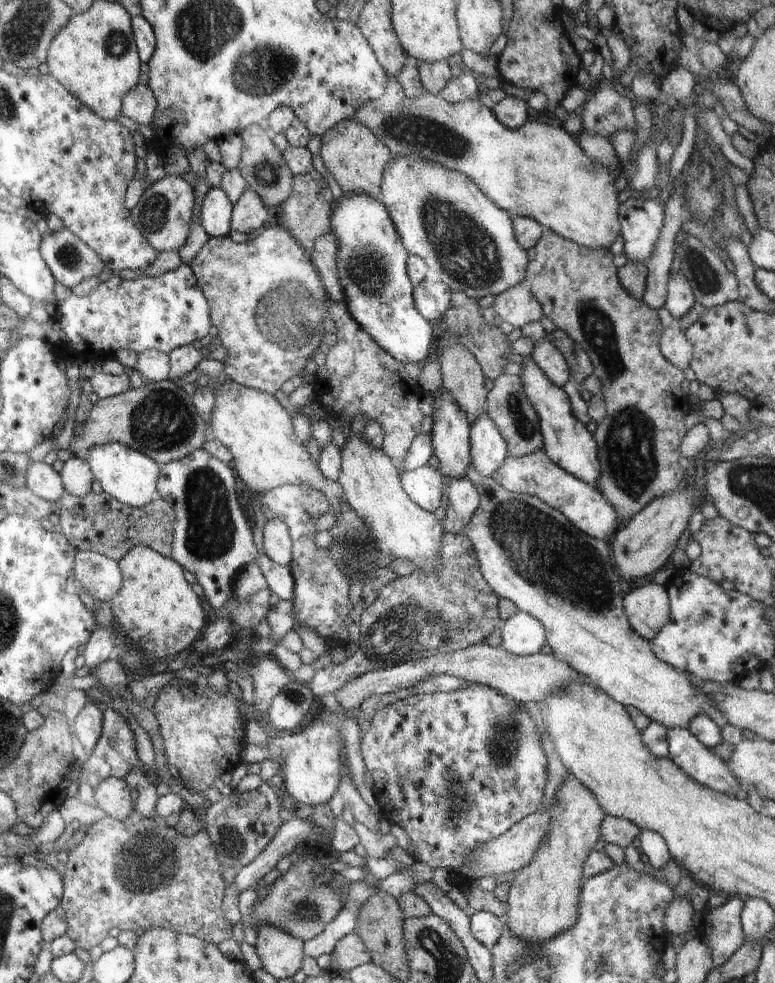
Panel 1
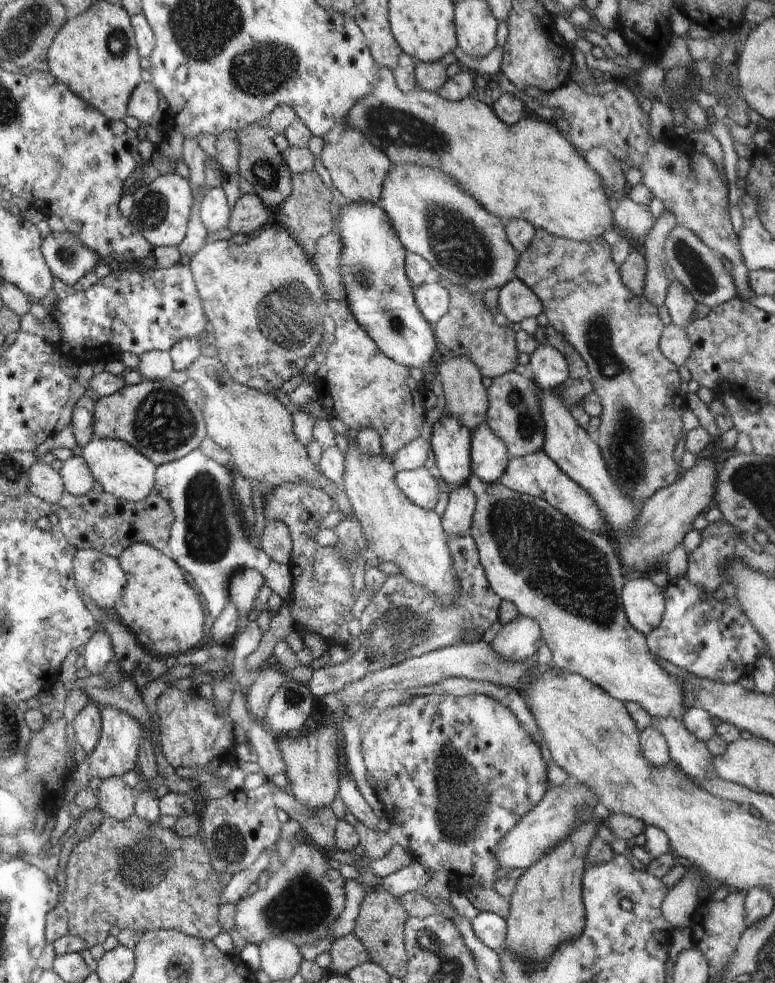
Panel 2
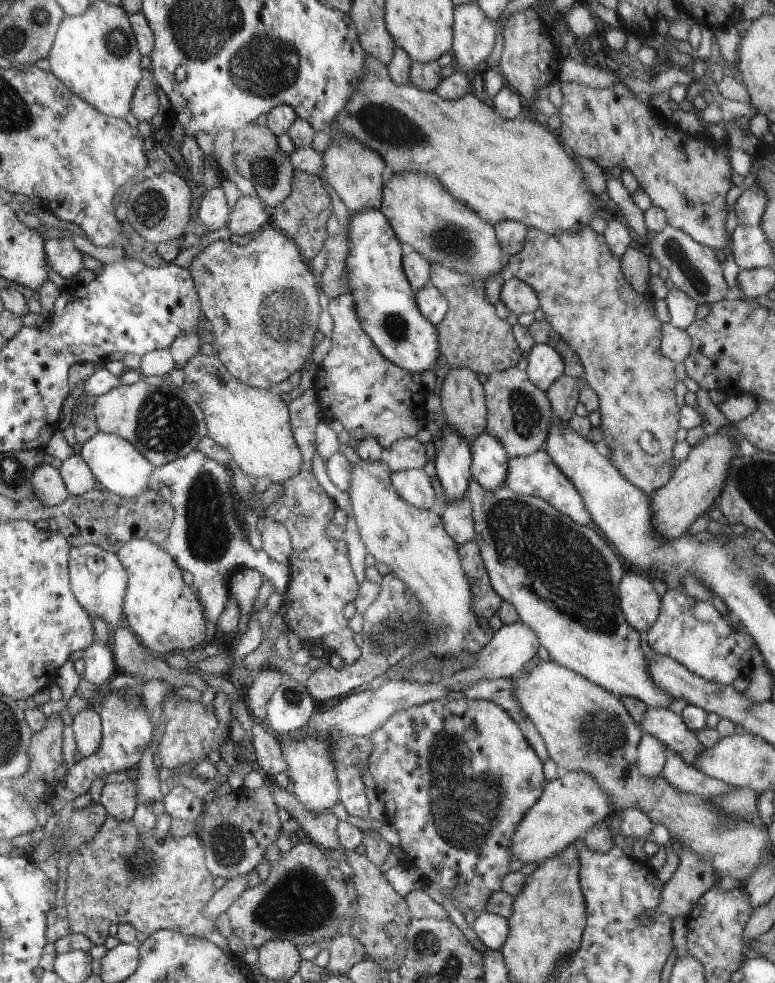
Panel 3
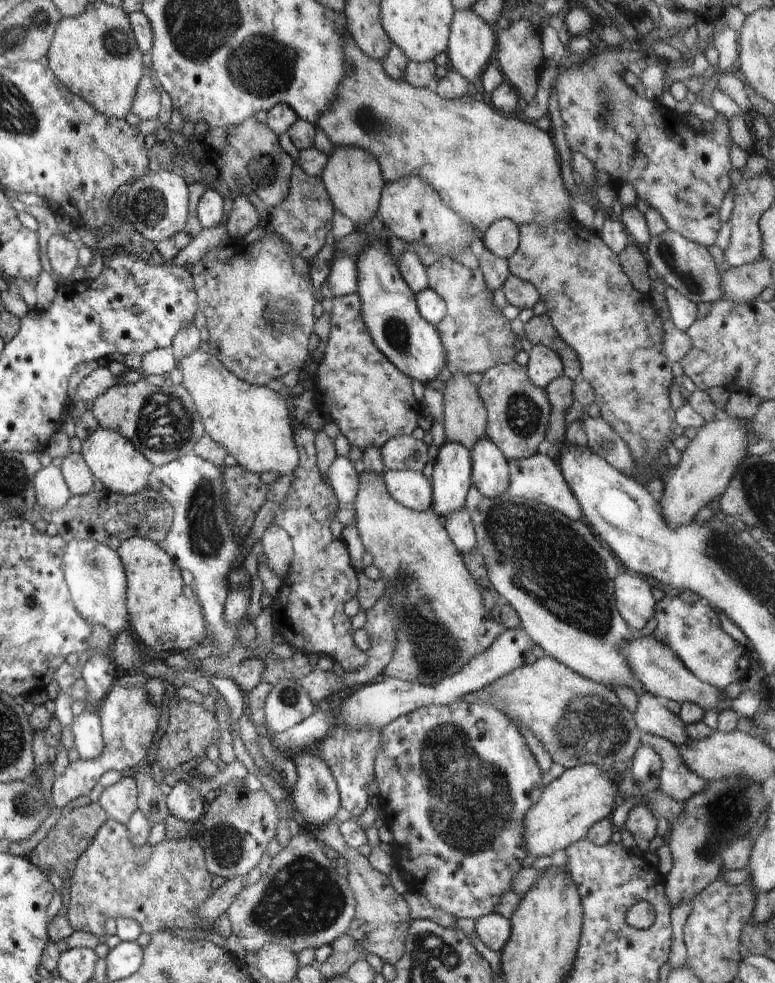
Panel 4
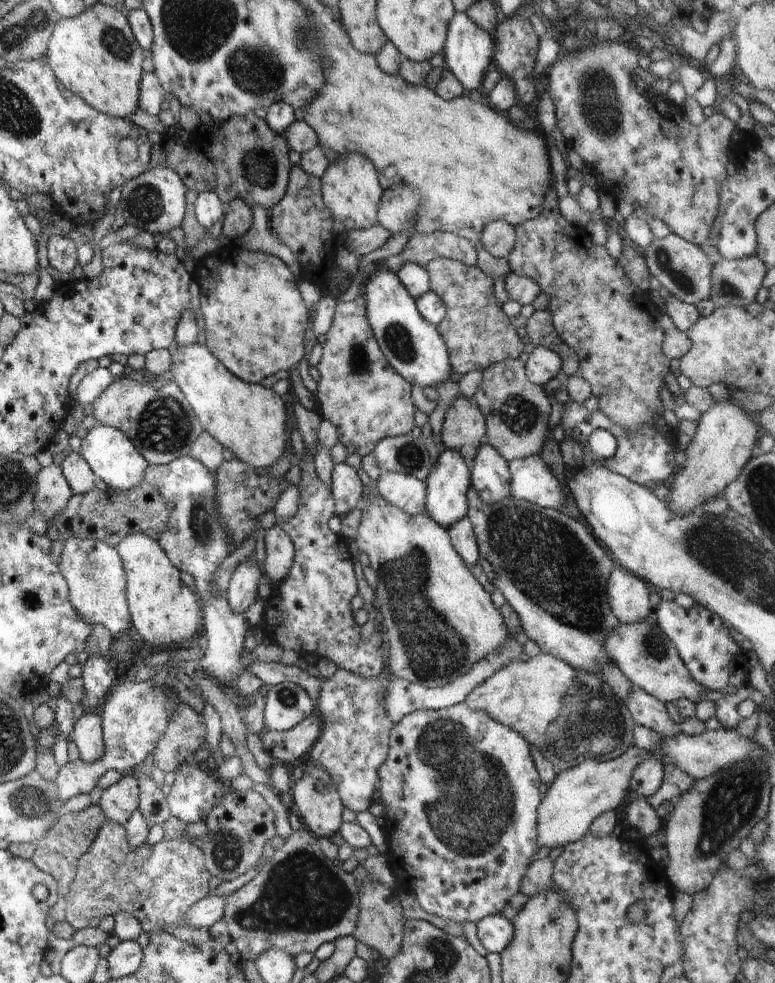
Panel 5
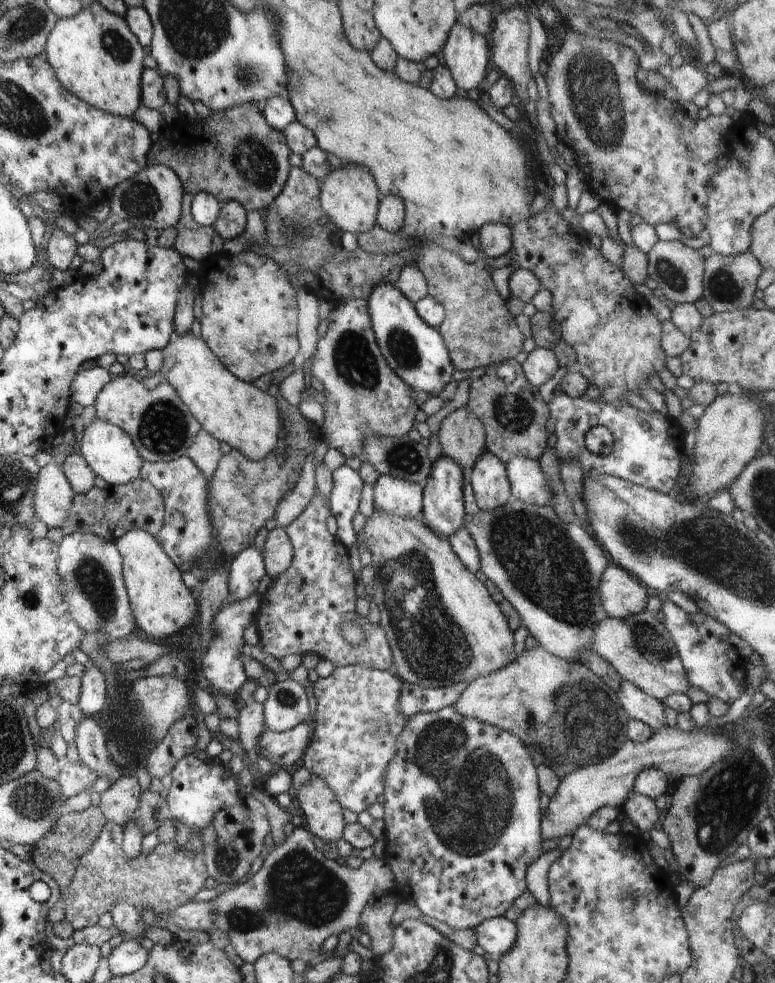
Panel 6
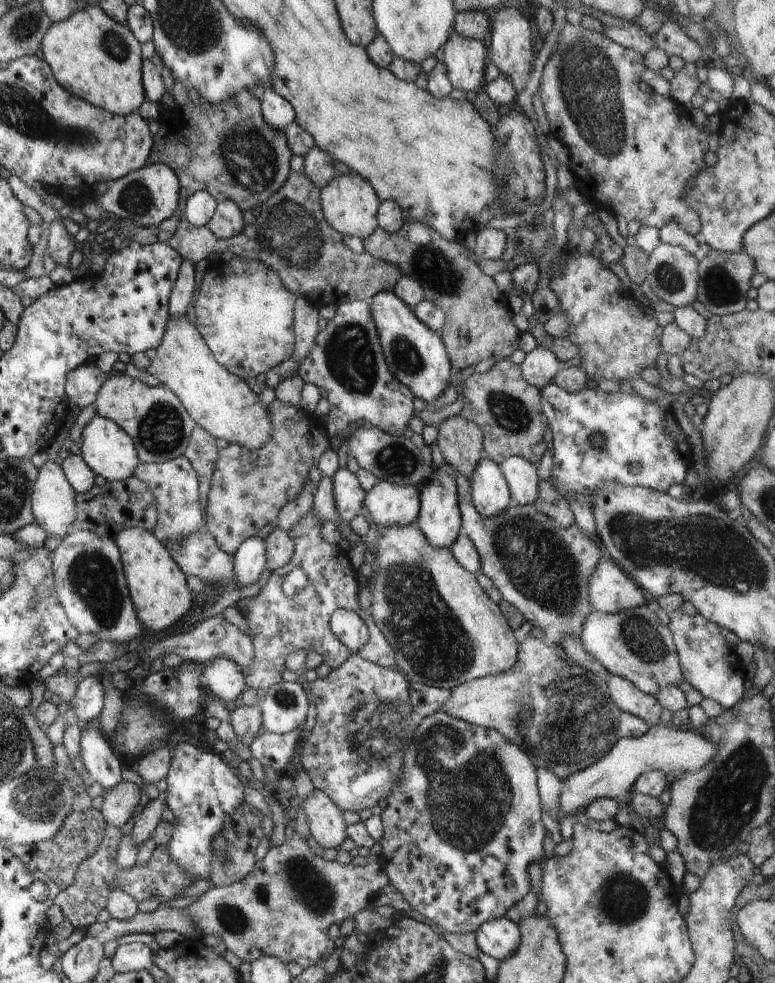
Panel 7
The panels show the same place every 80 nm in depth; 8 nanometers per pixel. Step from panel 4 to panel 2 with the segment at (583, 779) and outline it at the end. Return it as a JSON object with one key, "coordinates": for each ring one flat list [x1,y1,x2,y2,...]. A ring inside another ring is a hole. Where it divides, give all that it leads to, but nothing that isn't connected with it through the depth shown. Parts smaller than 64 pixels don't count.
{"coordinates":[[569,779,561,787,549,788,544,798,527,812,506,835,500,839,499,849,495,852,499,866,526,870,531,867,545,852,556,843,567,837,567,834,578,824,596,813,608,816,609,812,597,802,596,795,582,783]]}

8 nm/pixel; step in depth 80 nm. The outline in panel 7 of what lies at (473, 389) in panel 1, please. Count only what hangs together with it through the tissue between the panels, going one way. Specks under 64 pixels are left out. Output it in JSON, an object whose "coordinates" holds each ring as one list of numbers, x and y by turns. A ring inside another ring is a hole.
{"coordinates":[[460,414,439,424,436,443,446,463,468,478,484,457,482,430]]}

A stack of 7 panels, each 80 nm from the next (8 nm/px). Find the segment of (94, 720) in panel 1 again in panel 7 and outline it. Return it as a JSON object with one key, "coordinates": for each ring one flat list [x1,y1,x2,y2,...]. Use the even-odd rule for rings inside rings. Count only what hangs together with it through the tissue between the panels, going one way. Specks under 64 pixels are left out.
{"coordinates":[[96,722,83,725,81,729,79,757,90,776,102,784,104,790,110,790,122,780,121,760,104,739]]}

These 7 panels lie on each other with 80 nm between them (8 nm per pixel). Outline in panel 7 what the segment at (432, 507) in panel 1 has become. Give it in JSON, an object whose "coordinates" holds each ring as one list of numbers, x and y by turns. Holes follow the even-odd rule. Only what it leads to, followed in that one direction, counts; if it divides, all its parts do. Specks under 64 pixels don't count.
{"coordinates":[[380,479,365,493,364,507,378,527,391,524,415,524,419,518,421,500,416,486]]}

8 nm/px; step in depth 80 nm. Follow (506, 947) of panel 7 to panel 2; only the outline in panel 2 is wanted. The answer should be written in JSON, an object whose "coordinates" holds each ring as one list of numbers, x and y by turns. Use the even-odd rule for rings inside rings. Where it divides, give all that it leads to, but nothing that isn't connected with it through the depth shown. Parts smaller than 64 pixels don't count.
{"coordinates":[[480,912,470,920,474,934,486,945,495,951,505,948,507,922,500,916,489,912]]}

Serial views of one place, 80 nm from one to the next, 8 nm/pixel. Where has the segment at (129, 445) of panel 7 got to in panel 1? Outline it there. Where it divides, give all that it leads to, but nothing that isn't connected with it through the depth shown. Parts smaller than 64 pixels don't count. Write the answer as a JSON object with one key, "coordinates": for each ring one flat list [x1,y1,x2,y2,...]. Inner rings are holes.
{"coordinates":[[106,443,91,448,88,451,87,459,88,464,91,464,92,472,95,473,96,480,102,485,103,491,111,497,115,497,116,500,122,500,122,503,127,505,143,507,156,498,162,468,148,455,131,449,125,444]]}

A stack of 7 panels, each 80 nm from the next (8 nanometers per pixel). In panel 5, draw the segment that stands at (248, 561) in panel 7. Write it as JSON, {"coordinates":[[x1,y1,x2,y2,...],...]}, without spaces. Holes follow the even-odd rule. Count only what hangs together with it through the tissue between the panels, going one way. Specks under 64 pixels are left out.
{"coordinates":[[247,557,246,560,244,560,242,563,240,563,237,567,236,570,234,571,234,573,231,576,230,582,229,582,229,586,228,586,228,600,230,601,230,606,232,609,232,612,235,613,243,613,244,611,247,611,255,602,256,600,258,600,258,580,260,580,260,577,262,576,259,566,257,565,257,562,255,561,254,563,250,563,250,562,245,562,247,561]]}

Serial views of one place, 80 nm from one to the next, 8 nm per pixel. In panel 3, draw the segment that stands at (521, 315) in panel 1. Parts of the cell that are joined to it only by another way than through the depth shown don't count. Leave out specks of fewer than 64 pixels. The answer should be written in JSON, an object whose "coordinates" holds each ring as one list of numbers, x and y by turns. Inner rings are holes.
{"coordinates":[[508,276,501,288,499,298,516,316,534,312,539,307,538,295,528,284,514,276]]}

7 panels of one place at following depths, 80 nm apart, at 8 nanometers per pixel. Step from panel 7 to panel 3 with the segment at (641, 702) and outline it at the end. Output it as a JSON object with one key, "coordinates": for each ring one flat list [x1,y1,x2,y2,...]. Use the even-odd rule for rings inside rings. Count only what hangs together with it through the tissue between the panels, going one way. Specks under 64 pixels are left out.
{"coordinates":[[647,708,640,724,644,733,657,736,668,749,672,749,691,767,703,751,703,744,696,738,683,721,683,718,668,709]]}

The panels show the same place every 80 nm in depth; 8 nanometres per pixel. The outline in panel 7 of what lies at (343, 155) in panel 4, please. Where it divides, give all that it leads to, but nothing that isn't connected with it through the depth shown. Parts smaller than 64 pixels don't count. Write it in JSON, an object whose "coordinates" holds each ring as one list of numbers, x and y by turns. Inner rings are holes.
{"coordinates":[[341,169,334,179,320,189,323,215,342,236,356,236,363,241,377,227,377,210,381,200,361,174]]}

